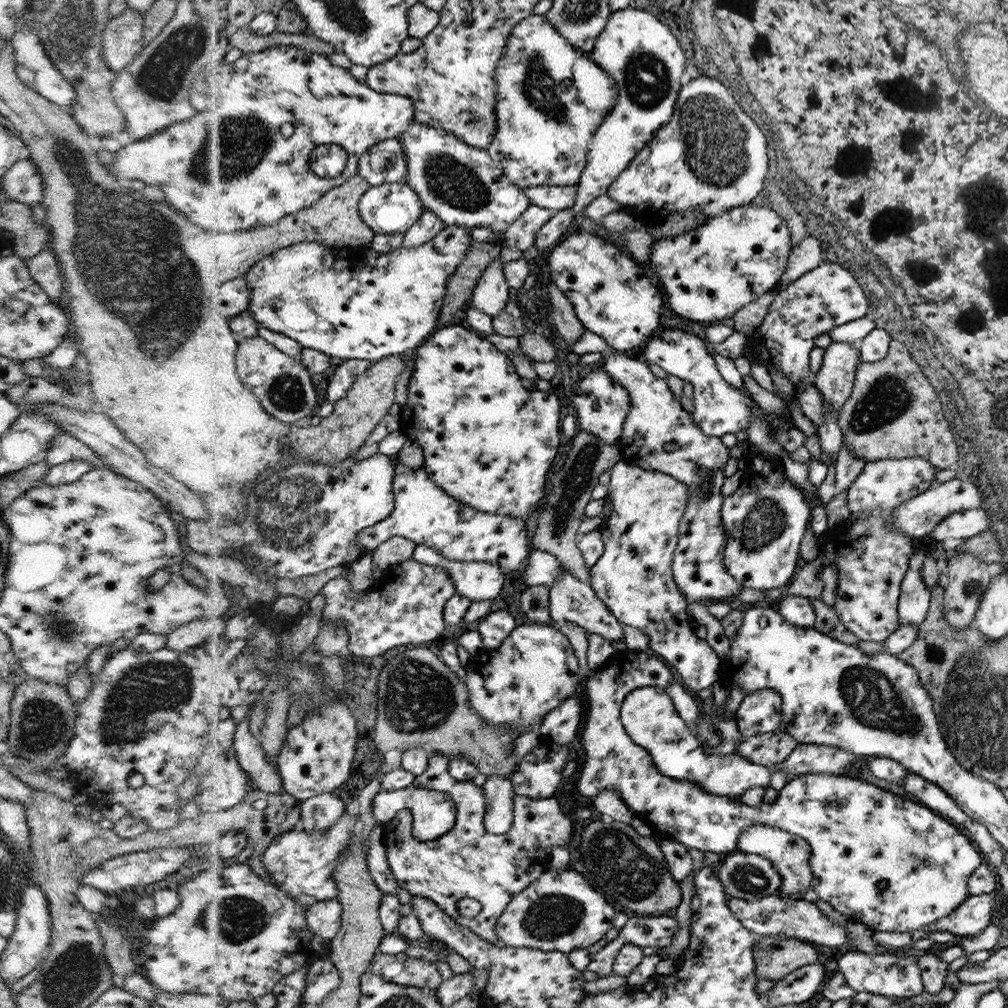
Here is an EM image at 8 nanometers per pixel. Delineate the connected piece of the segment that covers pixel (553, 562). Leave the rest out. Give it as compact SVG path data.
M534 549L522 574L522 580L527 587L548 586L552 588L558 576L562 574L562 570L564 570L562 564L552 554Z

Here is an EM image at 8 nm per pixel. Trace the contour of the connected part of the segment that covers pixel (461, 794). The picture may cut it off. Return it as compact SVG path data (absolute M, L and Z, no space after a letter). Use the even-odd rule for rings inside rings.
M434 752L428 772L417 777L414 786L448 789L458 805L457 826L446 836L438 840L424 842L414 834L415 814L407 808L398 813L397 818L387 825L386 843L388 858L400 886L406 888L412 896L423 896L438 903L448 914L451 914L462 926L469 928L474 934L486 939L493 945L498 942L496 926L502 913L505 912L514 896L521 893L537 881L542 874L551 868L551 853L557 848L572 844L574 820L566 816L556 797L536 799L522 795L513 796L513 824L506 834L498 835L485 831L485 790L476 786L474 781L459 781L451 773L451 758L445 754ZM461 898L475 898L481 902L482 911L476 917L468 919L458 912L458 901Z

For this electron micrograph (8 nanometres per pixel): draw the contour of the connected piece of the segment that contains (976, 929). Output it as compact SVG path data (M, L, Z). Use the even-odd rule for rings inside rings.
M992 891L986 894L970 895L952 913L927 926L924 931L948 931L954 936L974 936L982 933L991 924L990 917L996 906L998 894Z

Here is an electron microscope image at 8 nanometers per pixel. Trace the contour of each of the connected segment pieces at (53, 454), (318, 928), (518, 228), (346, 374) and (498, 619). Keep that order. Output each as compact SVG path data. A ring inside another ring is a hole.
M68 433L59 434L52 443L51 449L47 452L47 463L50 467L70 462L71 460L80 460L89 462L93 468L108 468L104 461L97 457L97 454L83 442Z
M339 898L319 902L309 908L310 928L327 943L330 943L341 930L344 911L344 905Z
M530 204L520 219L504 229L505 240L502 246L508 248L515 246L524 252L535 244L538 231L553 218L554 214L552 209L540 208L540 206Z
M352 359L345 360L337 366L332 379L330 380L327 398L333 403L337 403L348 396L354 383L372 368L375 361Z
M508 610L492 612L480 621L482 622L479 622L477 631L481 634L484 649L488 650L498 648L516 626L516 620Z

